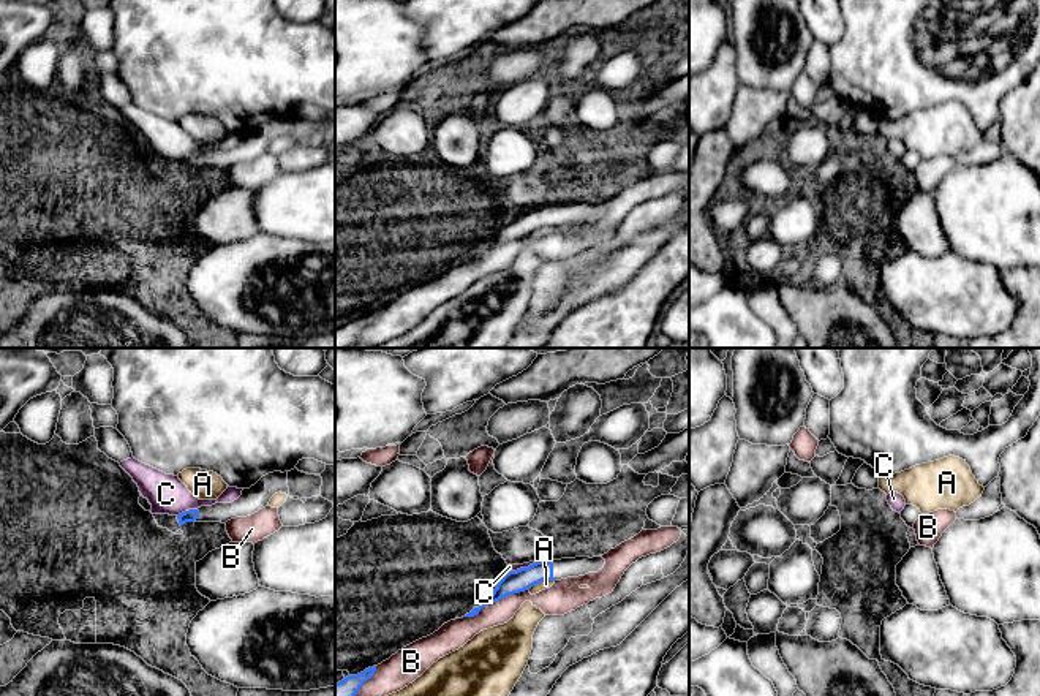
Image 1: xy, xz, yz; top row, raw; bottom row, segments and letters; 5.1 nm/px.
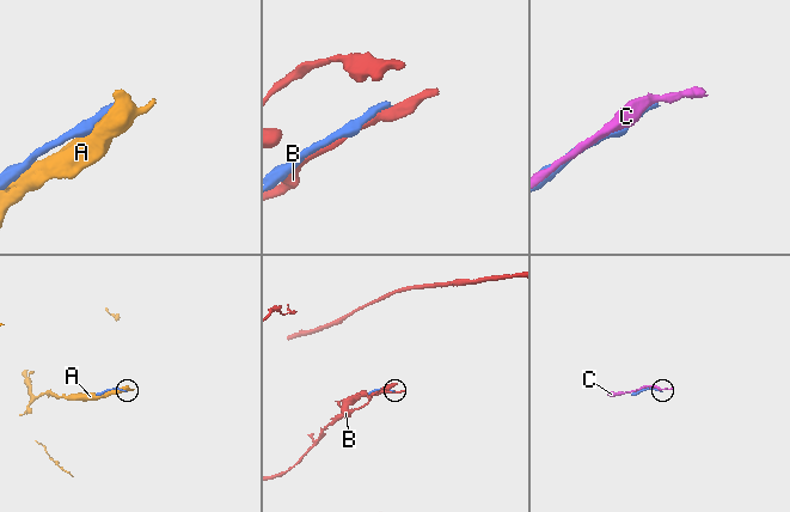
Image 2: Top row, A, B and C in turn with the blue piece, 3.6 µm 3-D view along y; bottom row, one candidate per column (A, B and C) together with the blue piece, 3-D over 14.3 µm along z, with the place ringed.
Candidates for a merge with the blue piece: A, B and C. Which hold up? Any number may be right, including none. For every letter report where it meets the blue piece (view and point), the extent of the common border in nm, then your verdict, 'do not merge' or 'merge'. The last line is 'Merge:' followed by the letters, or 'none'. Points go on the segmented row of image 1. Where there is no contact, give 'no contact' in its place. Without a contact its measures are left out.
A: meets blue in xz at (541, 581); contact 140 nm long; do not merge
B: meets blue in xz at (495, 601); contact 380 nm long; do not merge
C: meets blue in xy at (187, 511); contact 110 nm long; do not merge
Merge: none

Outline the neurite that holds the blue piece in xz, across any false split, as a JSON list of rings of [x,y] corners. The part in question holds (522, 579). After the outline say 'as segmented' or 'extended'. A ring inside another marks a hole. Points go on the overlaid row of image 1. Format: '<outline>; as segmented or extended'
[[[575,557],[575,558],[561,558],[561,560],[542,560],[529,565],[528,568],[520,568],[517,571],[509,571],[498,582],[493,593],[488,600],[474,607],[465,617],[474,617],[484,606],[493,604],[501,598],[506,598],[514,593],[529,590],[533,585],[542,581],[561,581],[567,577],[578,577],[588,573],[597,573],[605,565],[605,560],[599,557]]]; extended

